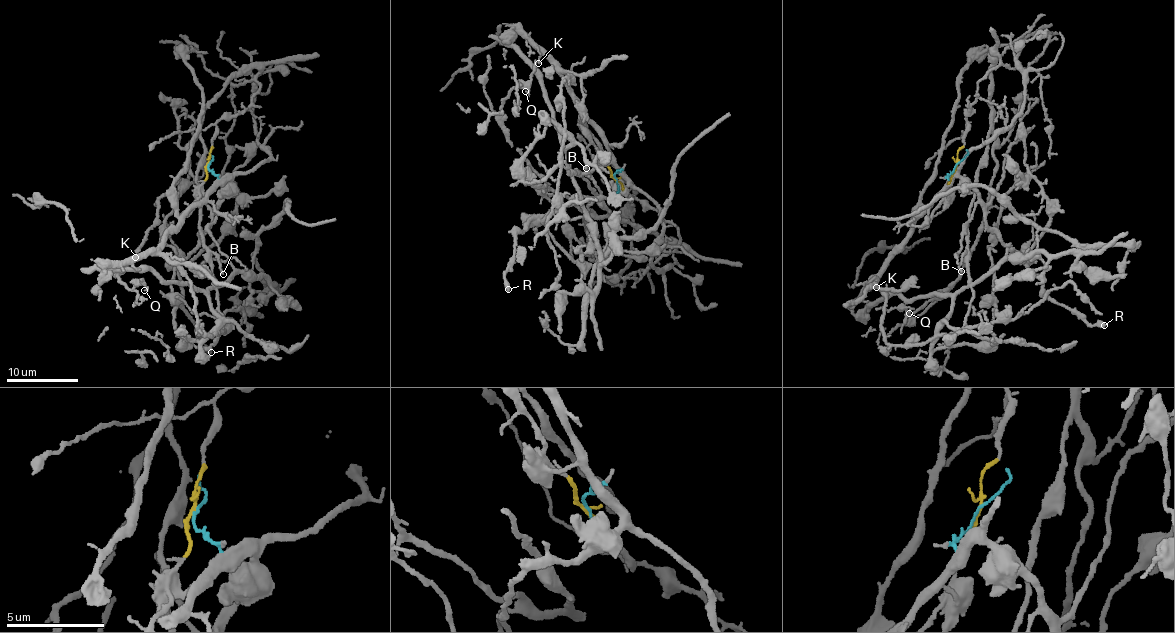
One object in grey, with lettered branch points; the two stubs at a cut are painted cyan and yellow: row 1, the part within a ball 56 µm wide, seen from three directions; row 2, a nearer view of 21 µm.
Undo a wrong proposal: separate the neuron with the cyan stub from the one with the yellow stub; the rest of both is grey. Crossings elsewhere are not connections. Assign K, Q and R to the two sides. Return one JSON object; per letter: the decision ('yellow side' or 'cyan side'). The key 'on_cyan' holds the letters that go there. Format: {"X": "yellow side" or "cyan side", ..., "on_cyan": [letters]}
{"K": "cyan side", "Q": "yellow side", "R": "cyan side", "on_cyan": ["K", "R"]}

